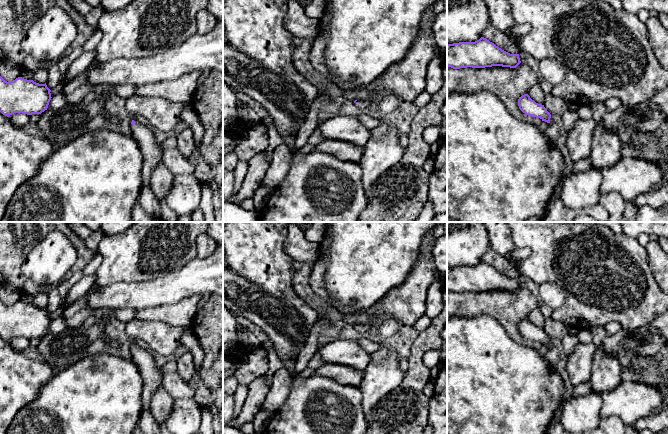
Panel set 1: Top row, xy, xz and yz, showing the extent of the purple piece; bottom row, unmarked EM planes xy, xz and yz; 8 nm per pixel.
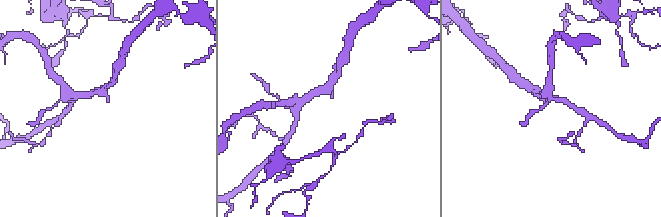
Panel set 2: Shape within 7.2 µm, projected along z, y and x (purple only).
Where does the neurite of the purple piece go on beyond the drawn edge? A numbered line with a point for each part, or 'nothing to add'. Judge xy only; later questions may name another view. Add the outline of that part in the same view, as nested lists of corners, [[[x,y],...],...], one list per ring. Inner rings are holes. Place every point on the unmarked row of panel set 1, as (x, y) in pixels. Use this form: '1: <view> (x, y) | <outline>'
1: xy (152, 376) | [[[139,347],[131,350],[132,358],[143,378],[142,405],[149,409],[150,401],[156,390],[162,387],[163,372],[156,365],[153,355]]]

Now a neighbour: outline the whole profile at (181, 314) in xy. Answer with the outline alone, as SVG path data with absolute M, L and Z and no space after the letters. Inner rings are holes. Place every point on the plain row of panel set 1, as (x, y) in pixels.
M192 295L174 304L139 309L135 319L160 321L171 326L187 328L193 324L200 300L201 295Z

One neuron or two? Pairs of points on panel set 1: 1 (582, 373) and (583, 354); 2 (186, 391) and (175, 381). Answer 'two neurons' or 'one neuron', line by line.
1: one neuron
2: one neuron

